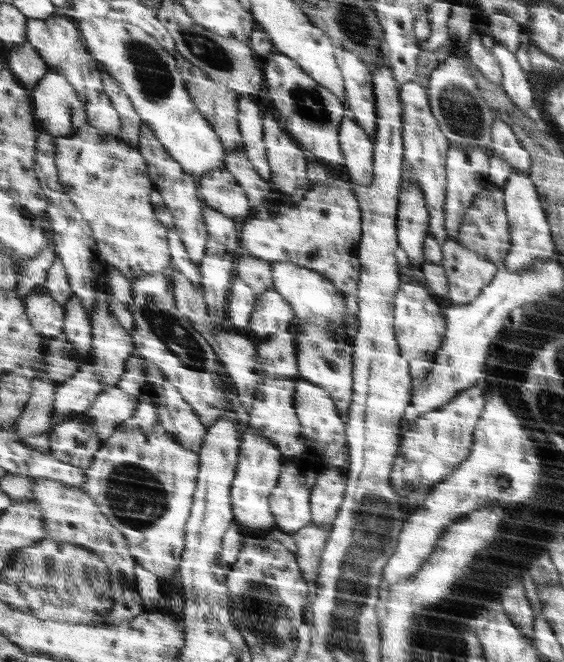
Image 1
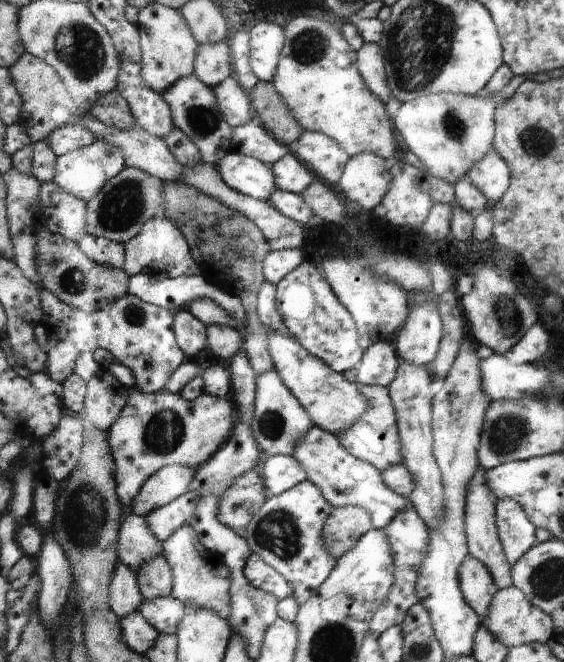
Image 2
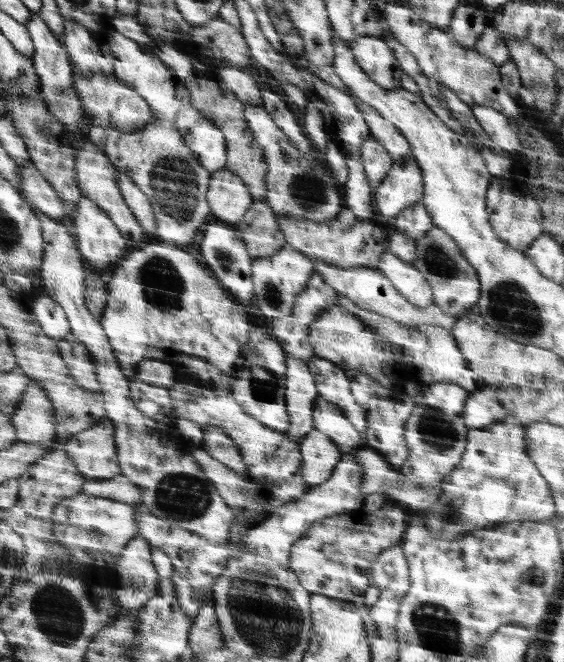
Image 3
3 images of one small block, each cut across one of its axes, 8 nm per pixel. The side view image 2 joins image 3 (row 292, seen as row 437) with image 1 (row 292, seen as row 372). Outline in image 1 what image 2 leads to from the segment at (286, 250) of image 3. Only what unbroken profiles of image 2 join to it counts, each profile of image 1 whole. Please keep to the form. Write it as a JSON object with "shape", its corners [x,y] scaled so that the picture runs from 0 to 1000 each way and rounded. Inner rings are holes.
{"shape":[[[484,432],[459,444],[440,502],[463,512],[505,503],[521,480],[523,470],[516,459]]]}

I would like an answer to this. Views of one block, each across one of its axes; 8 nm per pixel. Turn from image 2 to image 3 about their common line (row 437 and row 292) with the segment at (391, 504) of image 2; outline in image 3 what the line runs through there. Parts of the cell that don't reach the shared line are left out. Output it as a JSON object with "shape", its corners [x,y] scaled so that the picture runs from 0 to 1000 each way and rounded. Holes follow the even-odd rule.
{"shape":[[[555,411],[551,421],[546,423],[546,432],[530,444],[523,464],[518,465],[518,471],[511,477],[484,482],[479,485],[477,491],[482,494],[482,505],[496,515],[502,521],[502,527],[507,535],[523,539],[525,544],[535,544],[539,548],[550,541],[557,539],[557,529],[546,517],[546,494],[550,488],[574,471],[585,462],[594,461],[599,452],[599,441],[582,432],[571,417],[564,411]]]}

